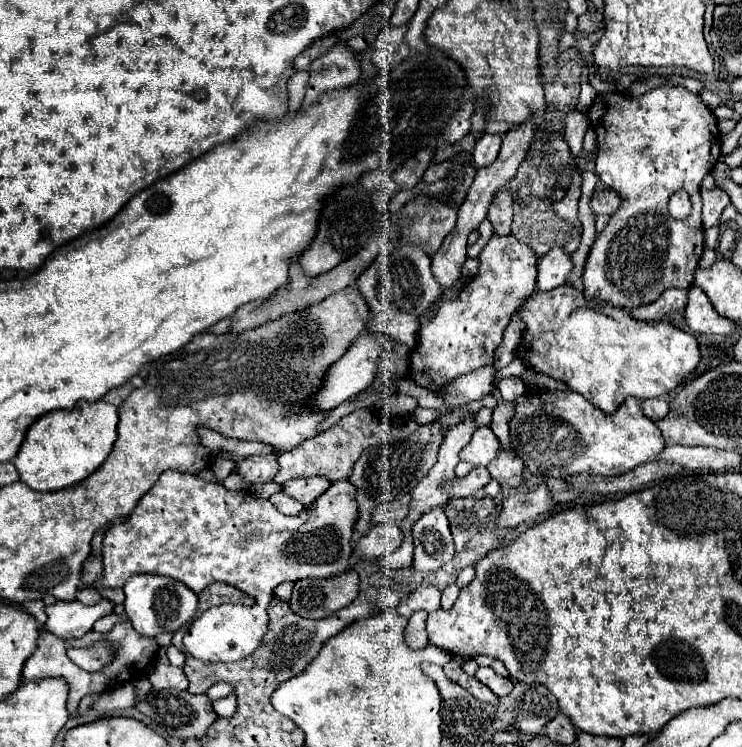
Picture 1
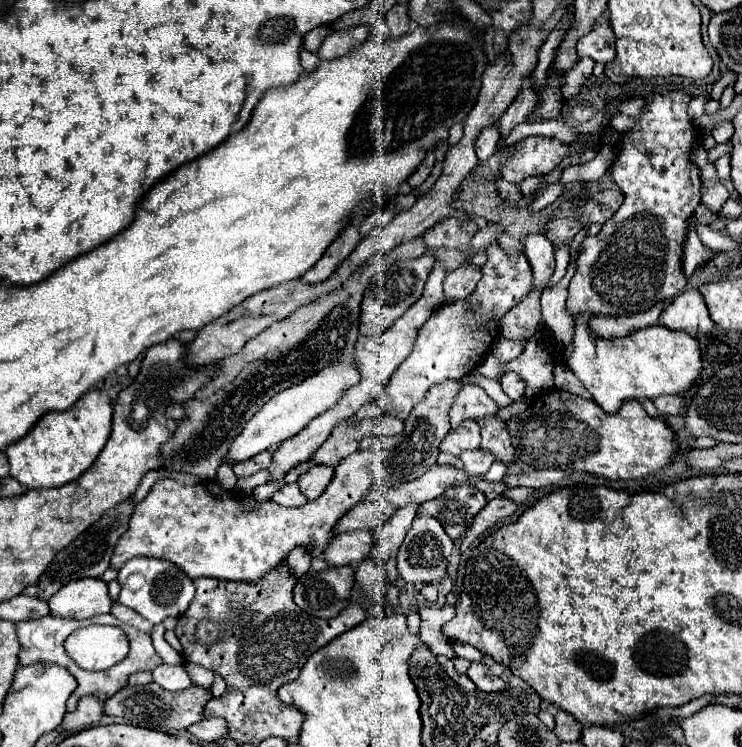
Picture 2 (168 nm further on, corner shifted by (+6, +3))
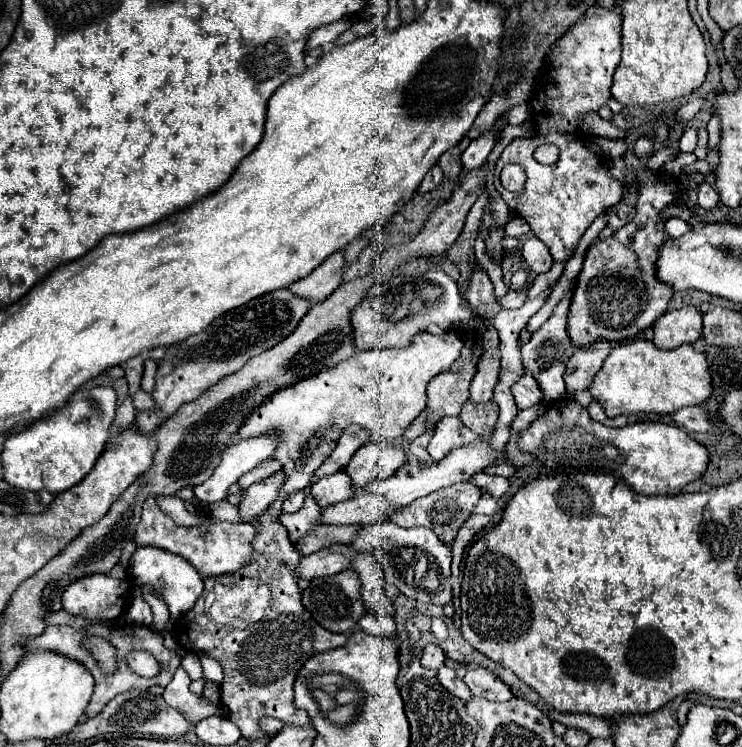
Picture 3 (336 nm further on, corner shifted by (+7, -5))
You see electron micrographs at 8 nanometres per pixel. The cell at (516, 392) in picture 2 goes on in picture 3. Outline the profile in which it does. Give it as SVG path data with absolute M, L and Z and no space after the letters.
M523 374L513 384L511 392L515 396L515 404L519 406L519 410L531 408L541 402L541 388L537 388L537 380L533 380L533 376L529 376L529 374Z

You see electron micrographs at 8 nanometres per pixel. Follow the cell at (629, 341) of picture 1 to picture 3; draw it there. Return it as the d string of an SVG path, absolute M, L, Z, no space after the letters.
M649 340L625 342L605 358L601 372L595 374L589 388L593 400L603 404L609 418L621 414L673 414L685 406L697 406L705 402L711 388L709 364L703 352L697 352L691 344L683 344L675 350L657 350Z

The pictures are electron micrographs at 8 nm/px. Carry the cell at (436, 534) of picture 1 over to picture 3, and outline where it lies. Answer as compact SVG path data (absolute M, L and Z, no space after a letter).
M393 522L367 524L349 542L355 552L371 552L379 562L387 584L399 588L407 598L445 606L451 600L451 550L429 528L401 528Z

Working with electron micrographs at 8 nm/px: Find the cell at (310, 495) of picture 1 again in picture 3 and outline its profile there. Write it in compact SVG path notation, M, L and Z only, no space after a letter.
M339 470L339 472L335 472L331 476L325 476L319 482L315 482L311 492L313 492L313 498L317 500L317 504L321 508L327 508L331 504L353 498L355 488L353 488L351 478L343 470Z

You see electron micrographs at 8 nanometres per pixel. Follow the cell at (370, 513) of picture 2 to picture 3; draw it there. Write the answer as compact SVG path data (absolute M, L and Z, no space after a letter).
M319 524L313 530L309 530L307 536L303 536L295 544L295 550L301 556L307 556L307 554L317 552L321 548L327 548L331 544L349 544L359 528L361 526L329 526L329 524Z

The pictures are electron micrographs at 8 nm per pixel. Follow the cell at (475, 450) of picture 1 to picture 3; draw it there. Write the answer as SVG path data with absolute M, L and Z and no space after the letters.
M445 416L445 420L441 420L435 428L435 434L431 438L431 442L427 444L427 452L431 454L433 460L441 460L445 458L451 450L469 444L477 438L475 432L471 432L457 416Z

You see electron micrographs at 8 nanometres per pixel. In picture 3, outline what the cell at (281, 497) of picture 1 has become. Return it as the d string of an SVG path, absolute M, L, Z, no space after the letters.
M299 490L299 492L293 492L291 496L287 496L287 498L285 498L285 502L283 502L283 512L285 512L285 514L297 512L297 510L303 506L303 498L305 498L303 490Z

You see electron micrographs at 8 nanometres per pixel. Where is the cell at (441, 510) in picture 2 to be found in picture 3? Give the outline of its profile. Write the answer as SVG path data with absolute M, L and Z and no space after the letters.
M461 482L461 484L453 484L449 488L439 488L437 492L431 492L429 496L425 496L421 500L415 500L409 506L399 508L389 520L403 526L403 528L425 526L425 528L433 530L437 534L437 538L447 544L455 538L461 524L471 516L471 510L479 502L479 498L481 498L481 490L477 486L473 486L471 482Z

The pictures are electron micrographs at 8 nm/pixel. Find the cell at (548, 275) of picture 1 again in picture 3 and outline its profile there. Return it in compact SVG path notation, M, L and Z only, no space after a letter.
M535 236L527 238L521 246L521 256L527 264L527 268L535 274L541 274L541 272L549 272L551 264L553 264L553 258L549 254L549 248Z

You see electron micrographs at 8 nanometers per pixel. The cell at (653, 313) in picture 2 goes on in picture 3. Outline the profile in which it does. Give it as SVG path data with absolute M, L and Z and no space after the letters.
M597 342L593 348L579 348L567 362L565 370L565 386L569 392L577 390L587 390L589 384L593 382L593 376L601 370L601 364L605 356L609 354L611 348L621 346L621 344L609 344L609 342Z

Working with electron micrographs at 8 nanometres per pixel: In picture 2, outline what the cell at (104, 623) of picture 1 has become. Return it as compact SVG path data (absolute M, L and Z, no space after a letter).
M120 602L113 603L112 614L114 614L118 620L122 620L123 624L128 624L129 626L138 628L138 630L152 632L152 628L154 628L148 620L144 620L144 618L142 618L142 616L137 612L130 608L126 608L126 606L124 606L124 604L120 604Z

